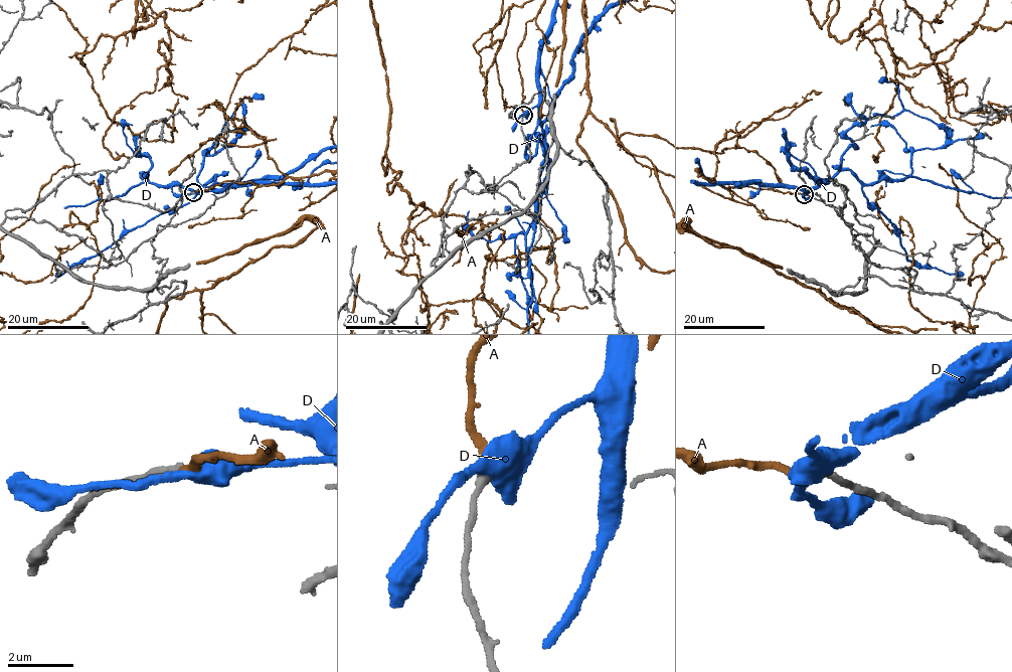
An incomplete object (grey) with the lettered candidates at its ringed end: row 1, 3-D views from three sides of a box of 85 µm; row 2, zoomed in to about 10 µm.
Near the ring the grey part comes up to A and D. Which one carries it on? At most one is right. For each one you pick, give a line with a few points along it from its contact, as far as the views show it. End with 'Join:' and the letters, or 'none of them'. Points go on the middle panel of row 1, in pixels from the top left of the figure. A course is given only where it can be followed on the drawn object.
Join: A

